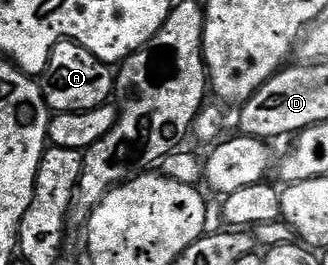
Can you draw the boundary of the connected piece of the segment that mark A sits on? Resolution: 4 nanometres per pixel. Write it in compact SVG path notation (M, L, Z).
M65 40L50 52L50 60L40 82L40 91L44 93L49 111L58 114L98 108L113 97L114 70L109 63L98 60L98 56L90 53L85 46Z

